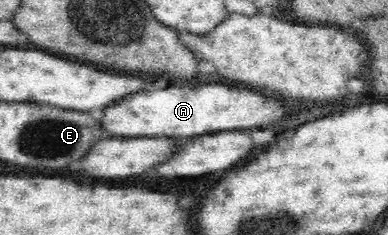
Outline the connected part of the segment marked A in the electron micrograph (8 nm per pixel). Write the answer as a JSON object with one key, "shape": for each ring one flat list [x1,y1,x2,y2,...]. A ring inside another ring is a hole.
{"shape":[[210,80,200,88,184,84,184,88,172,86,156,92,140,92,124,98,124,102,114,102,96,111,100,129,107,137,162,138,162,136,198,137,208,132,254,128,260,124,270,124,282,120,286,114,284,104,274,98,266,98,250,89,238,88,223,82]]}

